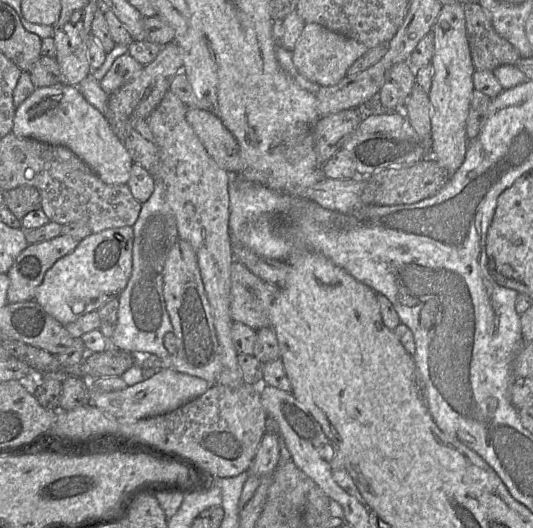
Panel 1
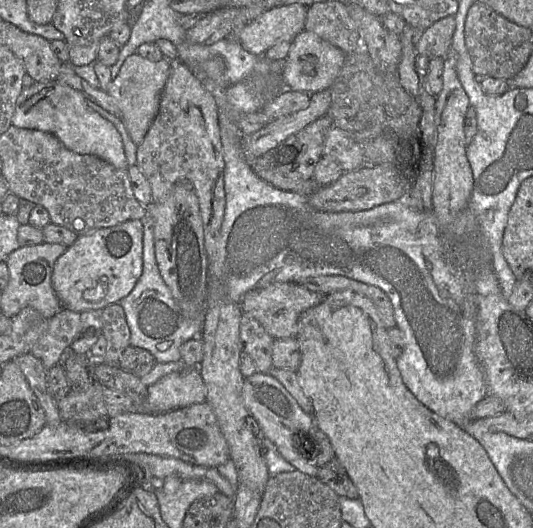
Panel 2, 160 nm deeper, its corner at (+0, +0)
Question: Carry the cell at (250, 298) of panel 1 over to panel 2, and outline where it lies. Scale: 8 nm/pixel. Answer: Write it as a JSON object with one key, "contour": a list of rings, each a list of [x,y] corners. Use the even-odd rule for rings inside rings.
{"contour":[[[272,283],[246,293],[240,307],[244,314],[257,320],[265,331],[274,339],[295,338],[298,320],[308,309],[318,305],[324,295],[310,291],[296,283]]]}

